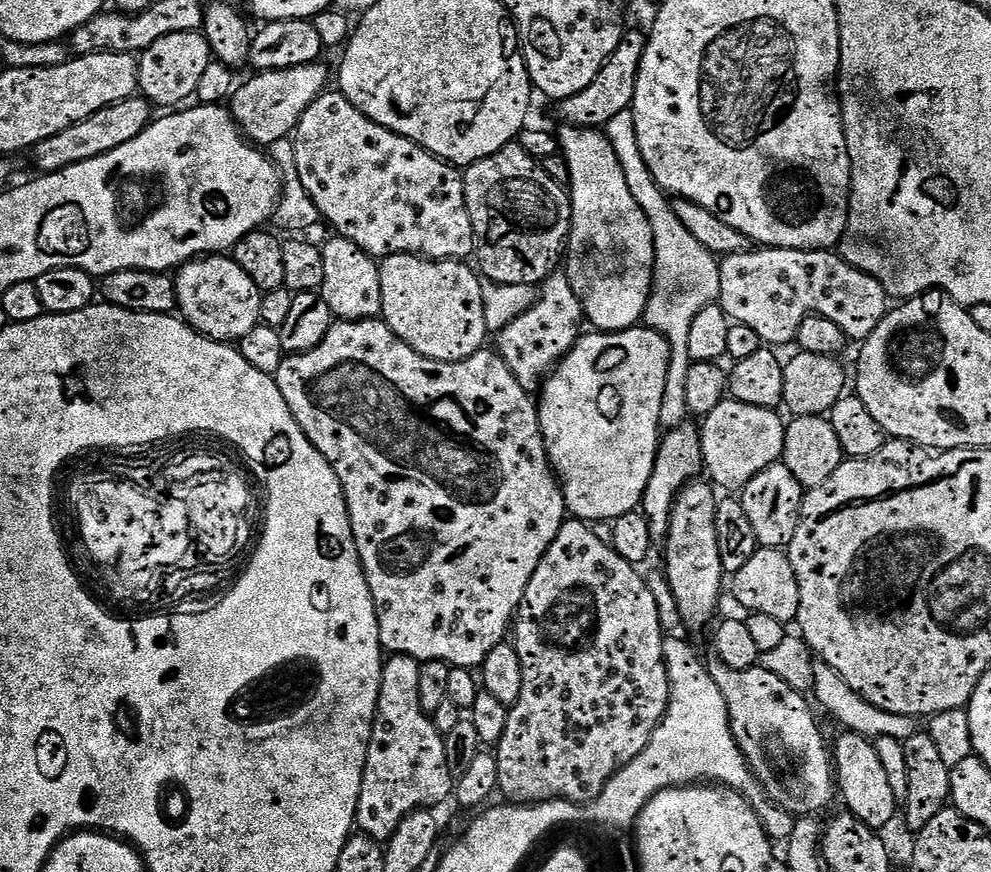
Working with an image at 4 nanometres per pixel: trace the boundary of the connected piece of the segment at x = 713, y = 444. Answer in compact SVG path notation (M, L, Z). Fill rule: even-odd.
M731 398L714 406L710 414L703 417L700 437L702 438L702 454L704 455L704 467L706 476L717 489L725 488L725 493L736 494L746 487L751 480L762 470L766 470L770 465L777 463L784 454L784 430L785 421L780 421L779 411L762 406L750 406L746 402L738 402Z

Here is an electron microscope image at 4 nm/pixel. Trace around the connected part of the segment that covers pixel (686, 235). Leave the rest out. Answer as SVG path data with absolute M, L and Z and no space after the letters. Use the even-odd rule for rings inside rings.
M631 110L616 115L609 124L606 131L614 150L618 154L618 160L622 162L622 168L626 170L626 182L630 185L630 192L642 210L652 227L652 233L656 239L656 275L652 278L652 296L648 300L648 305L644 311L643 323L654 329L658 334L667 338L668 345L672 347L672 371L666 378L666 394L662 398L662 414L660 415L661 429L671 430L680 427L689 419L690 413L686 406L686 378L688 370L693 365L693 360L688 357L688 343L690 342L690 326L694 326L694 318L702 314L706 306L717 303L720 298L720 260L716 253L706 250L686 226L674 214L669 197L663 188L657 184L656 179L650 174L646 162L642 158L642 150L638 150L638 134L634 126L634 114Z

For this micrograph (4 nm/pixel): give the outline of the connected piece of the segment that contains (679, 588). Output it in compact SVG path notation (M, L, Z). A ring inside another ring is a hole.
M693 482L680 493L672 508L666 537L666 566L668 579L683 625L694 632L702 631L714 618L726 573L718 551L716 506L718 496L706 482Z

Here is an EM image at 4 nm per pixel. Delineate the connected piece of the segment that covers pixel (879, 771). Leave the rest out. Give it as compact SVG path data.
M847 730L840 732L841 736L836 740L836 748L834 744L834 775L838 781L838 796L842 801L843 807L852 813L854 818L858 818L862 822L866 822L866 826L870 826L874 830L884 830L892 819L898 816L898 801L894 794L890 782L886 778L886 769L882 767L881 760L878 759L878 750L875 743L865 736Z

